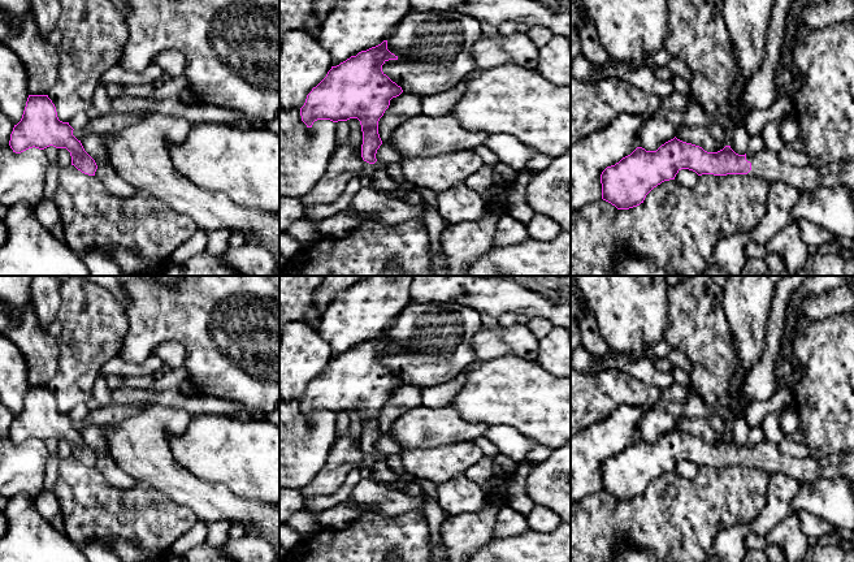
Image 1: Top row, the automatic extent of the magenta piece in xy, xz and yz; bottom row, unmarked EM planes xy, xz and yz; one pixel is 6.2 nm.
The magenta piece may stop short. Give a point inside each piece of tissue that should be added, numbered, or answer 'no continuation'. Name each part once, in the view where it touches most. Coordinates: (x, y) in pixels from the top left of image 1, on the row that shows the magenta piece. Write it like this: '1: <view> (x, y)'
1: yz (766, 164)

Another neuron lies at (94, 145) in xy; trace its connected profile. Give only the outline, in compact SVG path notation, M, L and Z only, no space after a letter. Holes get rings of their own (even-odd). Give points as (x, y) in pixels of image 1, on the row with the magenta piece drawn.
M90 134L81 139L84 151L95 160L97 169L95 177L114 196L127 199L136 194L136 189L122 180L110 164L104 134Z

